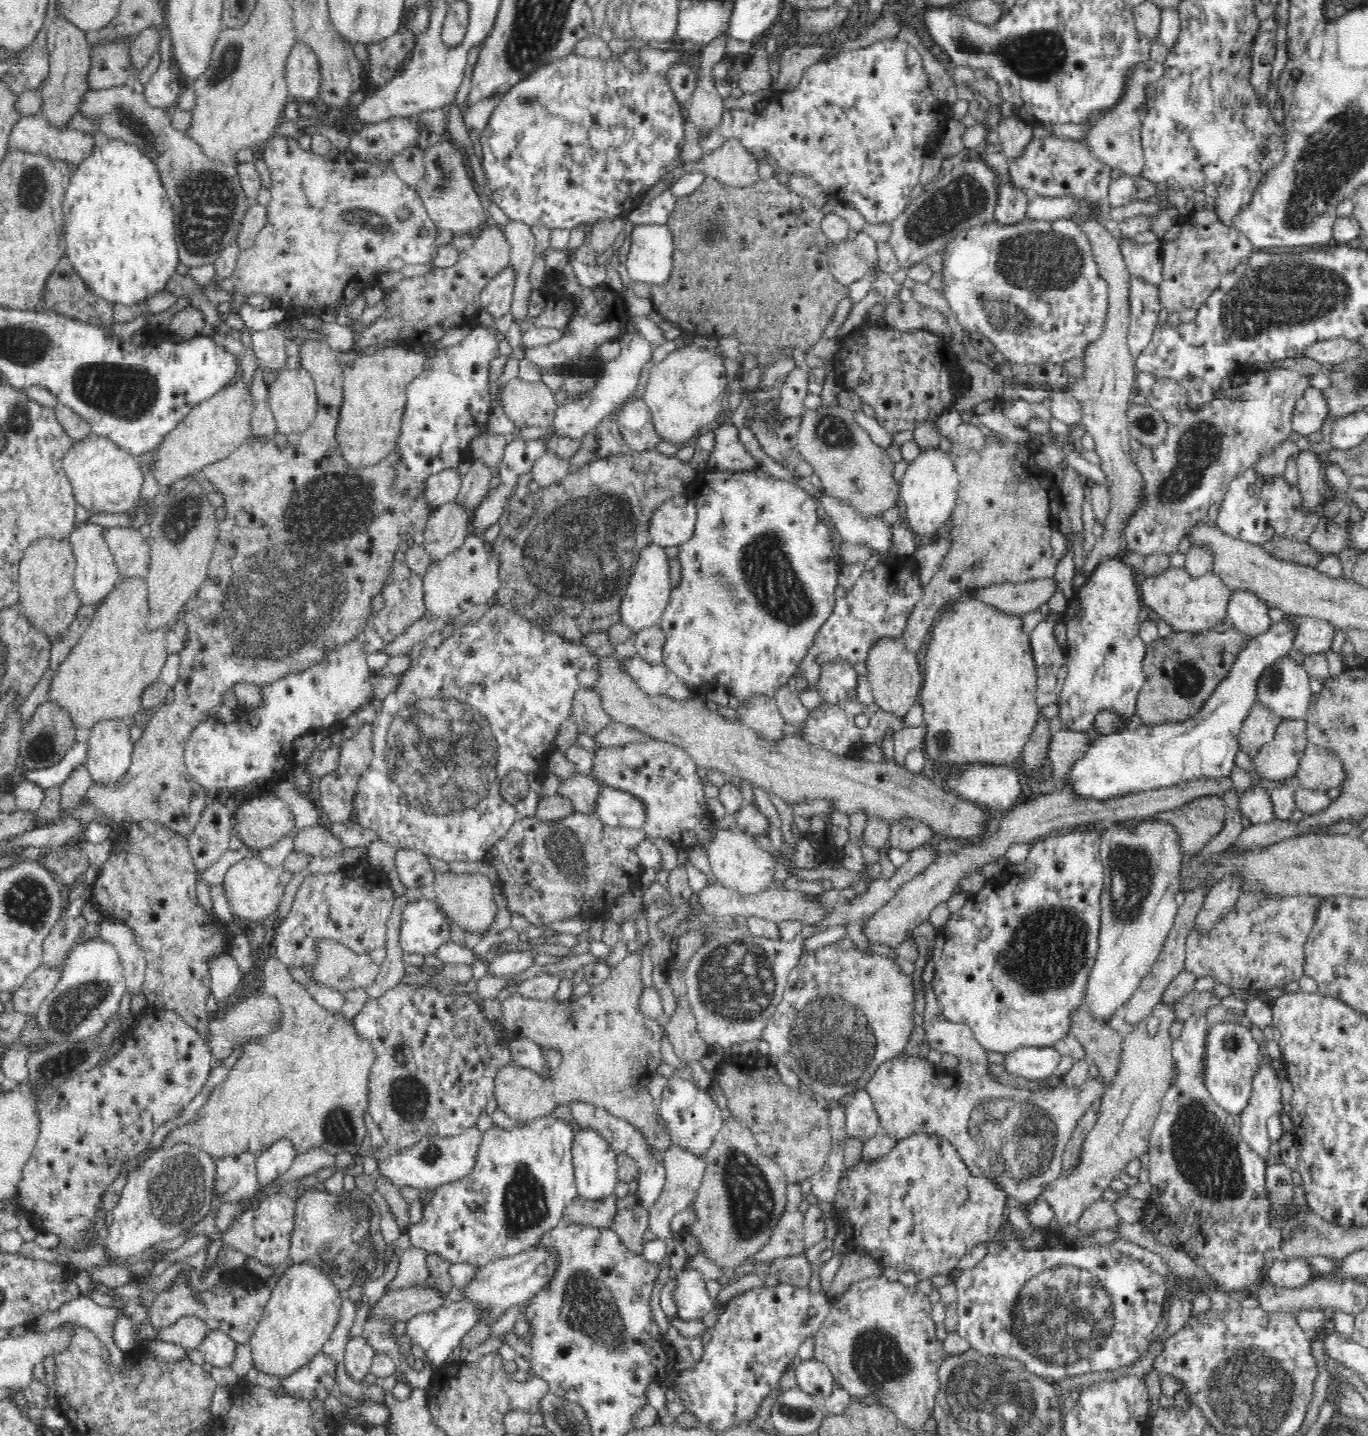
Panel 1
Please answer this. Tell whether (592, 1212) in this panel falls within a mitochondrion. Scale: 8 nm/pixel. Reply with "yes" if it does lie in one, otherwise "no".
no

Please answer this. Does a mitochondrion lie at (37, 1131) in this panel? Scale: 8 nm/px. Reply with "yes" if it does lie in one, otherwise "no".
no

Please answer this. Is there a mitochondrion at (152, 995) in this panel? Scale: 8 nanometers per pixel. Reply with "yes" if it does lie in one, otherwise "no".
no

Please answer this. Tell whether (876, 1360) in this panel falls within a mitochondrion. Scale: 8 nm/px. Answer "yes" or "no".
yes

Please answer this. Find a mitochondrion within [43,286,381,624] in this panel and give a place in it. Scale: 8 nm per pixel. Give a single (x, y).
(127, 393)

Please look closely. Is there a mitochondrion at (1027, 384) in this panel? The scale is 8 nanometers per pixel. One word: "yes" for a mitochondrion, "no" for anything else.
no

